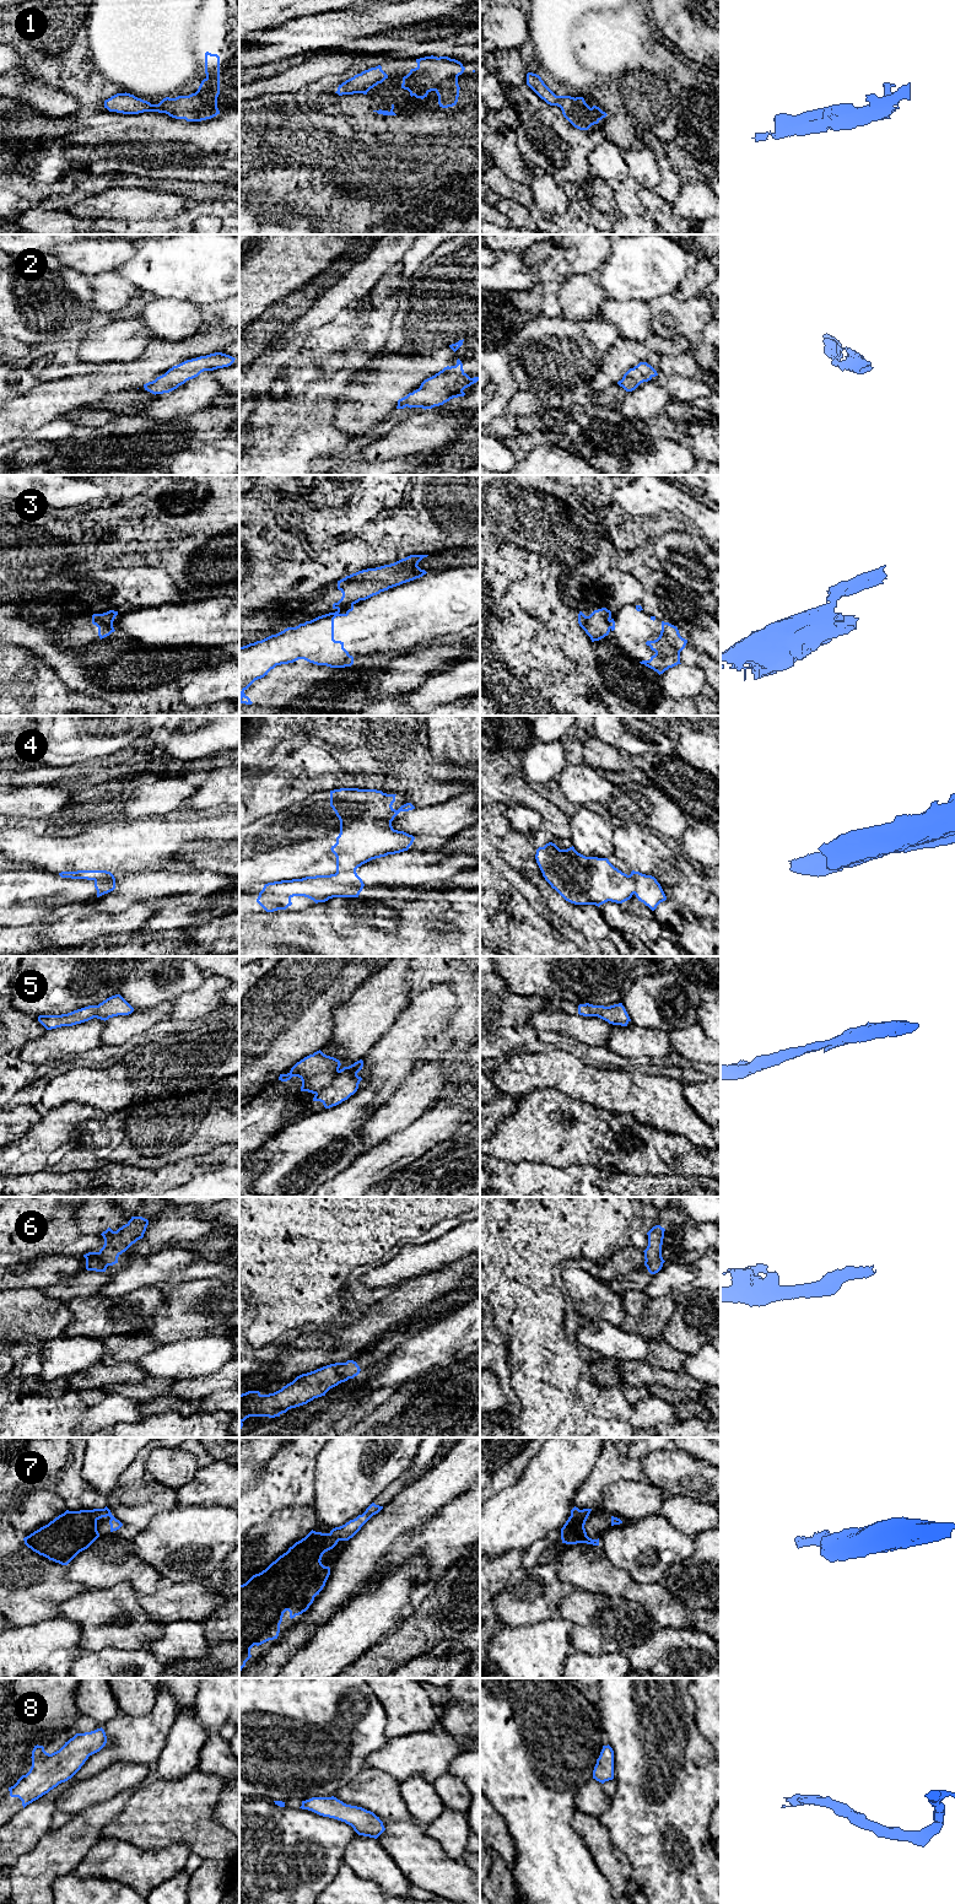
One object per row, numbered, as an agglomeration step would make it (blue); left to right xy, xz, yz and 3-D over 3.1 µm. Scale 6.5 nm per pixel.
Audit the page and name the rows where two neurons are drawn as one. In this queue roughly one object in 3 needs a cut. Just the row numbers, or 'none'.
3, 4

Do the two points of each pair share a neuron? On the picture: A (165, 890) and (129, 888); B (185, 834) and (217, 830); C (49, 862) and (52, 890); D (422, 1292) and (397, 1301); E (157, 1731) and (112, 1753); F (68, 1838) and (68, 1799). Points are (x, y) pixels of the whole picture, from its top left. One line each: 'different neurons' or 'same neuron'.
A: same neuron
B: same neuron
C: different neurons
D: same neuron
E: same neuron
F: different neurons

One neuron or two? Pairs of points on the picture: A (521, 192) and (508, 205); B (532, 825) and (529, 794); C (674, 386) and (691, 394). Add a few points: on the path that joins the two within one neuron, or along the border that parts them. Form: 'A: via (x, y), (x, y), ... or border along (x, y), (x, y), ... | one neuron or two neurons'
A: border along (501, 197), (517, 200), (523, 205) | two neurons
B: border along (508, 805), (522, 803), (534, 809), (543, 828) | two neurons
C: via (678, 387), (688, 390) | one neuron

